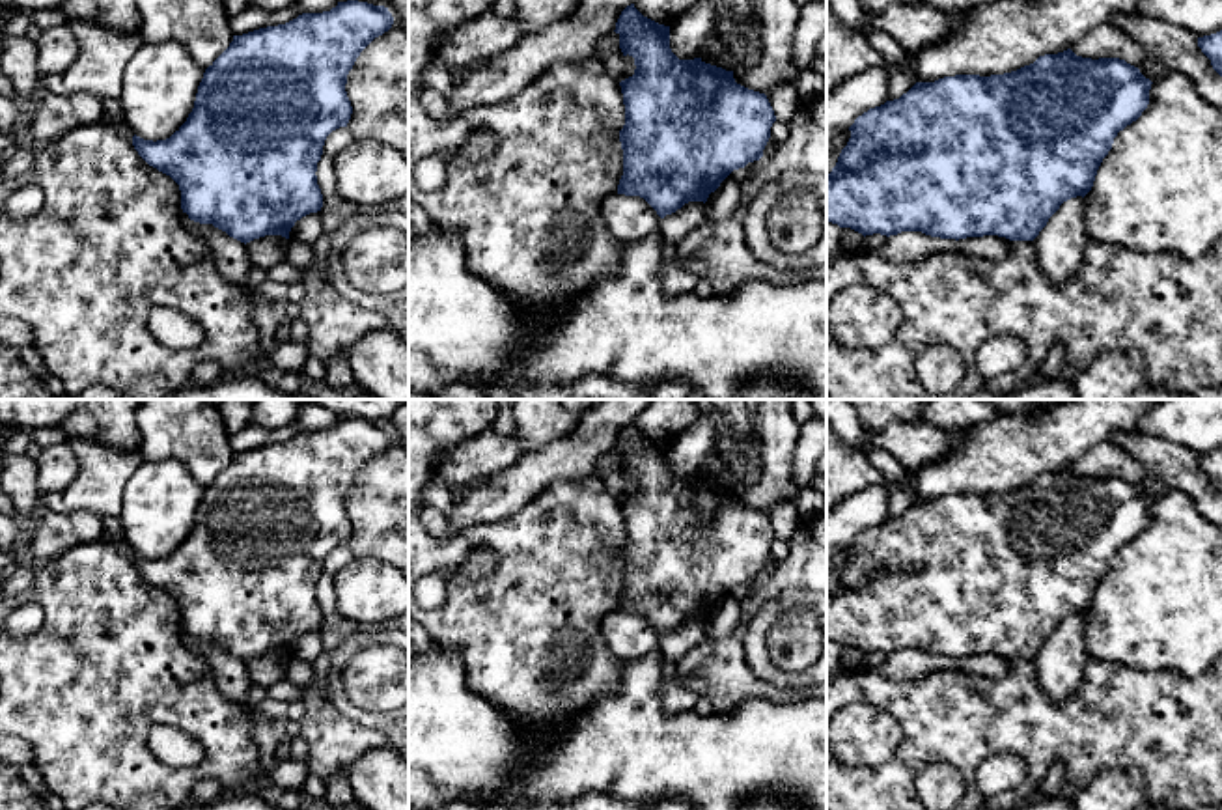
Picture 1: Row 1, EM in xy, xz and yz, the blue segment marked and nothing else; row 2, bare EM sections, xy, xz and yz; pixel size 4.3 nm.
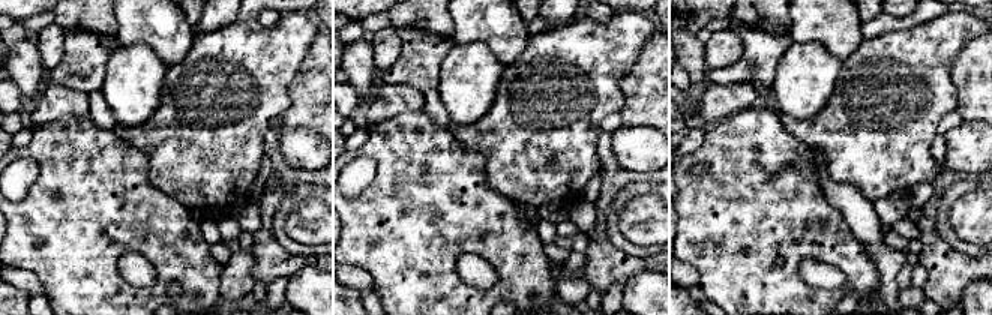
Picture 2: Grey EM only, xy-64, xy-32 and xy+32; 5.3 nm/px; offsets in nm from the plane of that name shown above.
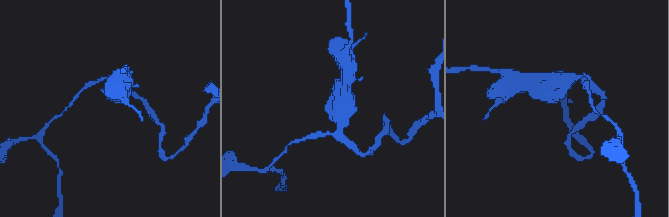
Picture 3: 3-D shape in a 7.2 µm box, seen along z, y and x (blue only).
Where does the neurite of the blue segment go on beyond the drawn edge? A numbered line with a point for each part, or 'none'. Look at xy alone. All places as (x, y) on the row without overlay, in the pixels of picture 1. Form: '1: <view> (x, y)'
none

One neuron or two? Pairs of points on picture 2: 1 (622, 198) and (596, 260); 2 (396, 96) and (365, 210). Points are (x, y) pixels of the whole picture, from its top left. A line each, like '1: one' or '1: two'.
1: two
2: two

